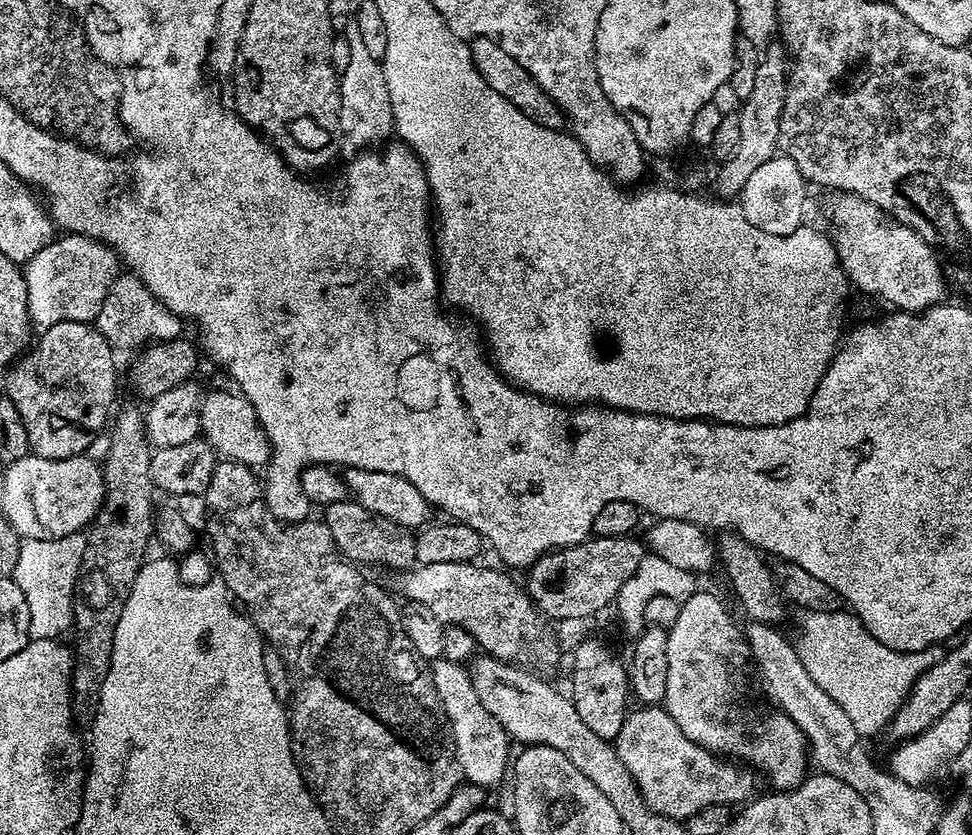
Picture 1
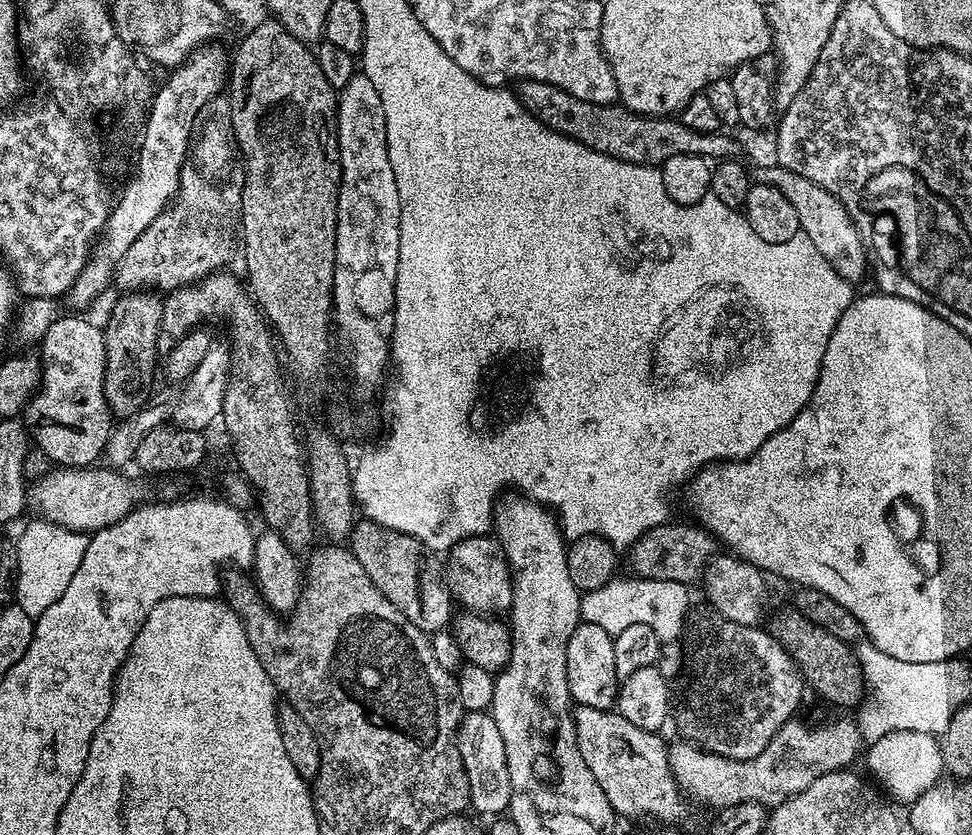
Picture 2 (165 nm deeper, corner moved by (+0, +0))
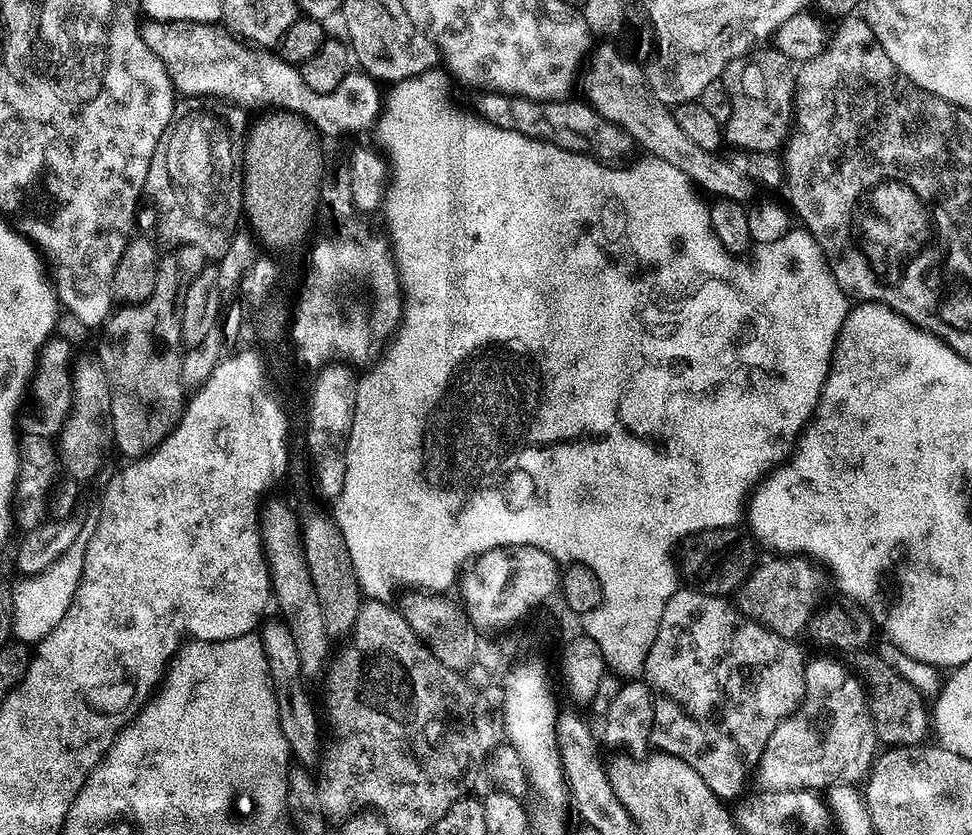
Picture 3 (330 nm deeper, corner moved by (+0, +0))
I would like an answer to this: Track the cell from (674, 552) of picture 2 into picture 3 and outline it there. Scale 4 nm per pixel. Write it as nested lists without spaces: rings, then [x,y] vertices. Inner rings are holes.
[[[739,527],[711,528],[689,536],[687,540],[683,541],[678,552],[679,571],[683,575],[685,572],[690,579],[697,580],[697,582],[692,582],[702,586],[702,591],[706,594],[731,597],[744,585],[744,579],[750,575],[758,563],[757,549],[754,547],[753,541],[743,531],[741,531],[742,533],[740,531]]]

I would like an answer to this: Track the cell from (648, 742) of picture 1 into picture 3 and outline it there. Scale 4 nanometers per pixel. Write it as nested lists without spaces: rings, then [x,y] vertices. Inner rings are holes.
[[[820,656],[817,660],[809,659],[804,665],[804,697],[799,708],[792,715],[788,716],[774,730],[774,734],[770,734],[770,742],[766,746],[766,750],[762,750],[760,755],[760,763],[754,769],[754,776],[760,779],[759,787],[769,792],[798,792],[801,790],[824,790],[829,786],[841,782],[854,782],[858,780],[858,776],[863,777],[865,773],[872,767],[873,760],[878,755],[878,741],[876,739],[876,723],[872,721],[872,712],[868,708],[868,693],[864,691],[864,685],[859,675],[853,674],[844,664],[839,664],[836,660],[831,660],[828,656]]]

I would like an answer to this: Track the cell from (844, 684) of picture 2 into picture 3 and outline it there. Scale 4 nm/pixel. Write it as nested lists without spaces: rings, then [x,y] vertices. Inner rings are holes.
[[[860,654],[855,657],[856,668],[863,685],[864,691],[868,693],[868,708],[872,712],[872,721],[876,723],[876,739],[884,746],[920,746],[925,743],[924,740],[930,736],[930,708],[926,705],[925,697],[921,696],[920,692],[914,690],[910,686],[910,682],[906,682],[883,660],[875,655],[864,656],[868,654]]]

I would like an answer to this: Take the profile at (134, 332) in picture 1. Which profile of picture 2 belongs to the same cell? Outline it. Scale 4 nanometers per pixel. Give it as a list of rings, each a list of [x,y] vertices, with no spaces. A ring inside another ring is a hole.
[[[202,142],[202,146],[188,146],[187,154],[190,158],[184,158],[182,170],[180,171],[180,187],[177,195],[173,197],[168,207],[164,208],[162,214],[160,214],[158,218],[156,218],[154,222],[134,240],[133,245],[129,246],[126,253],[122,254],[122,258],[118,260],[118,266],[115,268],[115,274],[113,276],[113,283],[115,287],[120,287],[120,290],[124,292],[152,289],[158,292],[169,292],[180,287],[194,284],[202,278],[209,276],[212,272],[219,271],[222,267],[229,265],[226,263],[231,260],[234,250],[232,229],[237,229],[240,220],[242,190],[244,189],[243,167],[237,166],[233,172],[206,172],[206,146],[204,146],[204,142]]]

